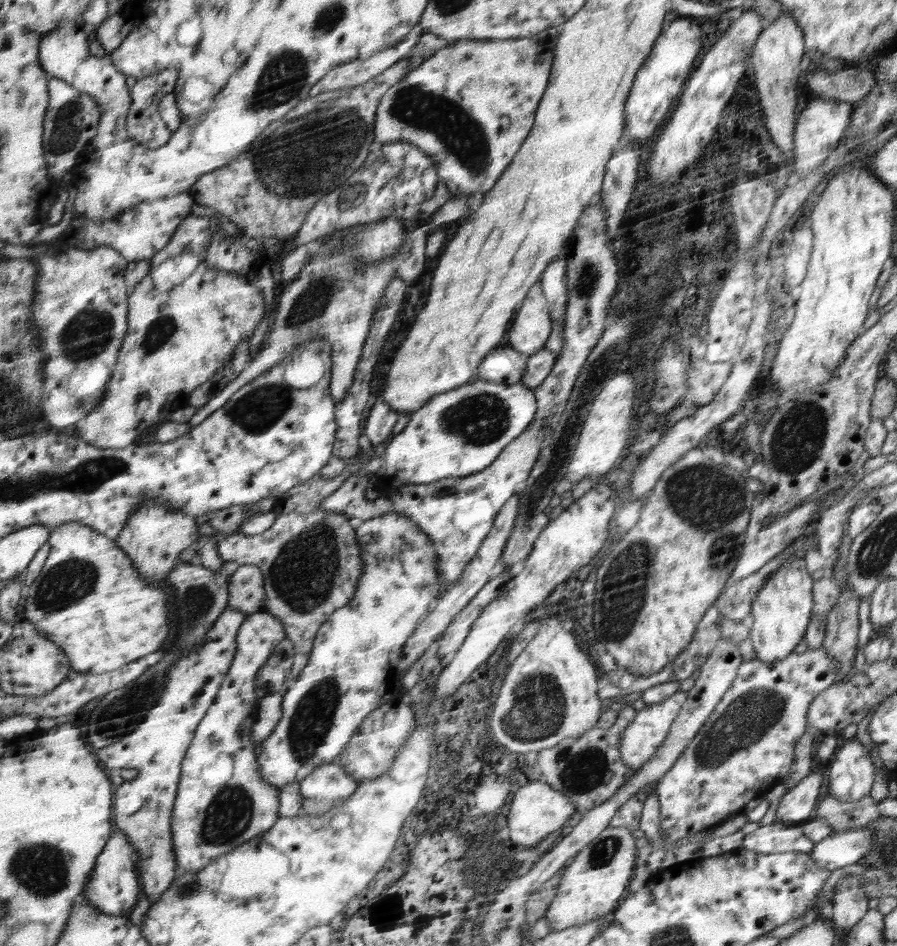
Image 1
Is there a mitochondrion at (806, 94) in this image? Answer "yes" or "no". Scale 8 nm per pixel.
no

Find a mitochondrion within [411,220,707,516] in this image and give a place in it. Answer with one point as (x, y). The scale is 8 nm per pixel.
(479, 419)

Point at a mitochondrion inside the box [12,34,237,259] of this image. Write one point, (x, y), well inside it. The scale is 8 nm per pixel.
(67, 125)

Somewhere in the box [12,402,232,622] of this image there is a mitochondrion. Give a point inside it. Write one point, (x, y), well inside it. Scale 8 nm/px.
(73, 580)

